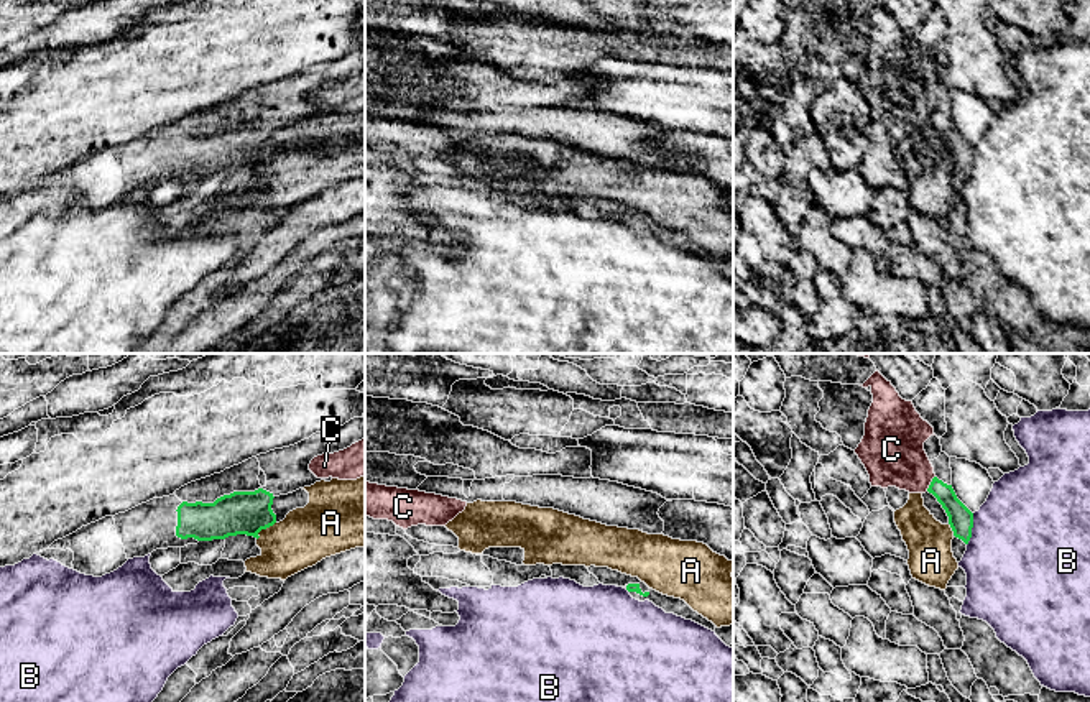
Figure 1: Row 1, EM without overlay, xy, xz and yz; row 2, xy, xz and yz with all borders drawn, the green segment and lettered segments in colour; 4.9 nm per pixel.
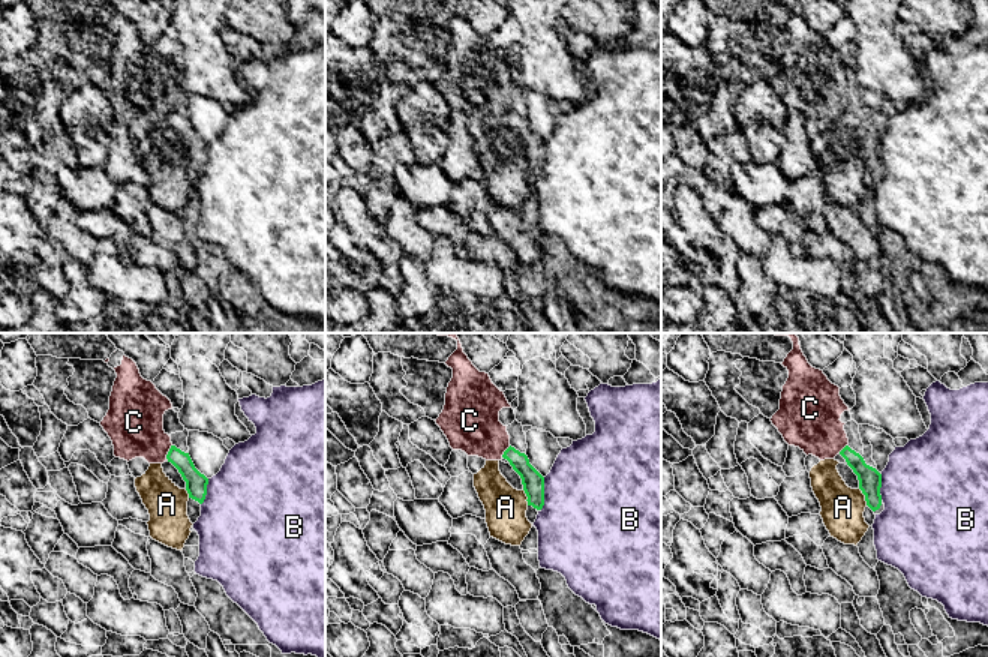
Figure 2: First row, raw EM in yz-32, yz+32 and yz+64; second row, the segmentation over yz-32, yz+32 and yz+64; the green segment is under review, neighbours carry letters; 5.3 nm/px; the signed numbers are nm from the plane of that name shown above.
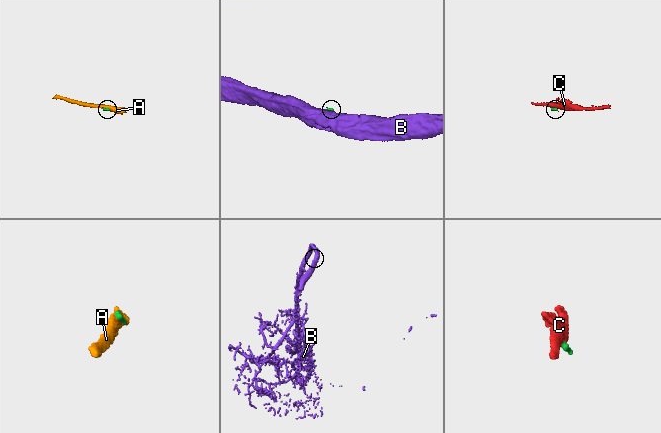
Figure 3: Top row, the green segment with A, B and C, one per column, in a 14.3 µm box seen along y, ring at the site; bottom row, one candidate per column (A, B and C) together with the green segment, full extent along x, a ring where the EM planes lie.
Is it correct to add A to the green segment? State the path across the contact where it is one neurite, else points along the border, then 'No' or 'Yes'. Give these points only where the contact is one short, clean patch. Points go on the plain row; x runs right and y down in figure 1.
Yes

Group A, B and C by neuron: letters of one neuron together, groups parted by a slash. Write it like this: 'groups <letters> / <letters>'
groups A / B / C

